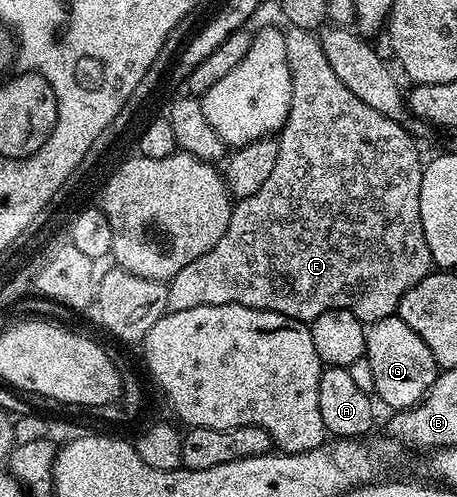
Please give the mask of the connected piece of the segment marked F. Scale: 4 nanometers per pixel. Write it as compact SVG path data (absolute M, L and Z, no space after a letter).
M292 26L284 29L285 45L287 46L287 66L291 70L291 84L293 90L291 92L291 110L287 114L287 122L281 128L277 145L279 146L279 159L275 161L275 166L271 169L271 175L267 178L267 182L263 182L263 186L259 190L255 190L255 194L251 194L251 198L243 198L236 201L233 205L233 213L231 214L231 222L227 226L227 230L223 234L223 238L219 238L219 242L215 242L215 246L211 246L211 250L207 250L207 254L202 254L200 258L195 258L195 262L191 262L188 266L183 266L183 270L179 270L179 274L175 274L169 281L169 289L167 290L167 306L169 311L178 312L179 310L191 310L191 306L227 306L228 304L238 304L239 306L247 306L248 308L265 308L269 312L278 312L292 320L300 320L302 322L312 322L315 318L319 318L319 314L323 314L327 310L351 310L351 314L355 314L355 318L359 318L362 324L368 326L379 322L383 318L394 315L399 306L399 302L403 298L403 294L411 286L415 286L415 282L419 282L428 272L434 271L435 262L431 258L431 250L427 250L427 238L423 234L423 218L419 210L419 190L421 189L421 174L423 171L423 159L417 153L418 141L413 138L404 127L397 124L391 118L384 117L378 111L373 110L370 106L360 98L355 98L343 82L339 80L335 71L331 70L331 65L327 62L327 56L323 52L318 33L308 28L295 28Z

